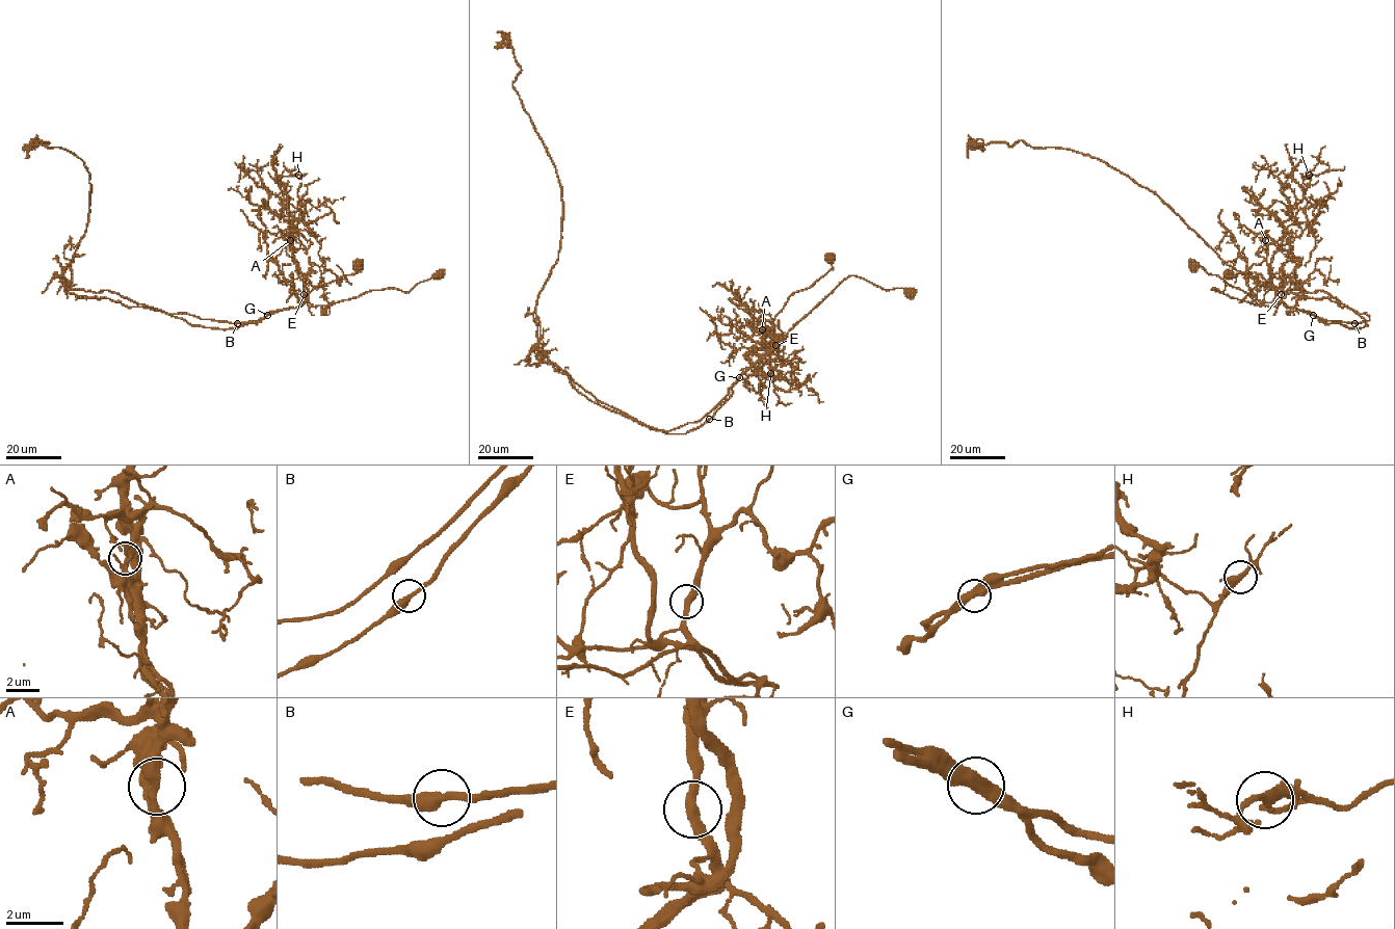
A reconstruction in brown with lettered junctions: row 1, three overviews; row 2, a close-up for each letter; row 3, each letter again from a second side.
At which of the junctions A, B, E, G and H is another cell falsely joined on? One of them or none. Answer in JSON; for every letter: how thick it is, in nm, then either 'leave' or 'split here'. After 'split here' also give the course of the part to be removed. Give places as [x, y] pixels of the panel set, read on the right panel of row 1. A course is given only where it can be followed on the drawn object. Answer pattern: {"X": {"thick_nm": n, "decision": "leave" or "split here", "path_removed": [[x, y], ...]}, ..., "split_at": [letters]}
{"A": {"thick_nm": 360, "decision": "leave"}, "B": {"thick_nm": 380, "decision": "leave"}, "E": {"thick_nm": 360, "decision": "leave"}, "G": {"thick_nm": 400, "decision": "split here", "path_removed": [[1313, 315], [1351, 323], [1369, 319], [1324, 297], [1294, 294], [1290, 275], [1295, 259], [1287, 244], [1274, 244]]}, "H": {"thick_nm": 360, "decision": "leave"}, "split_at": ["G"]}

